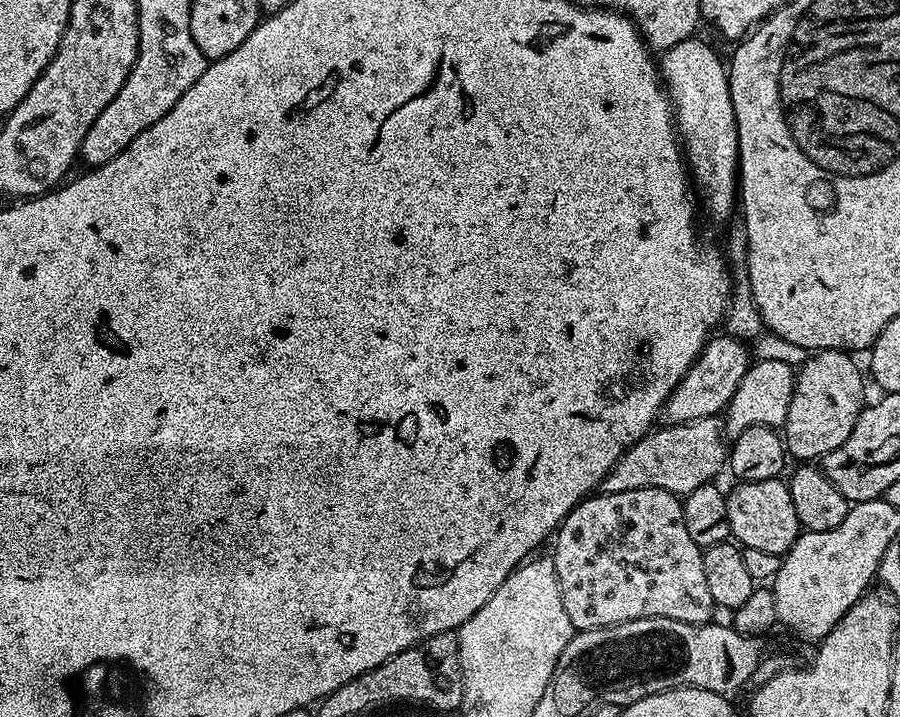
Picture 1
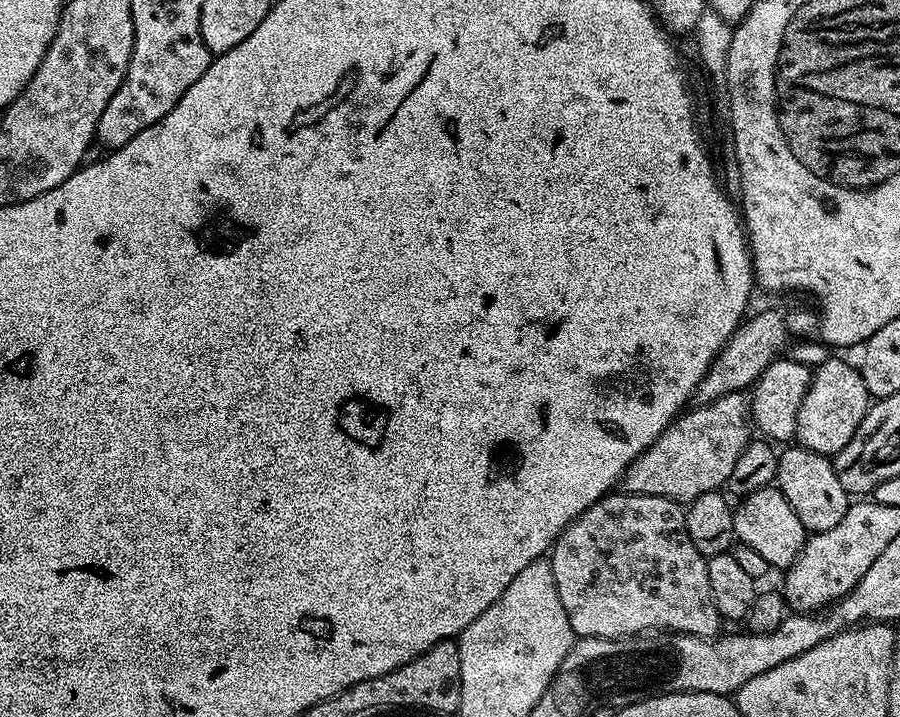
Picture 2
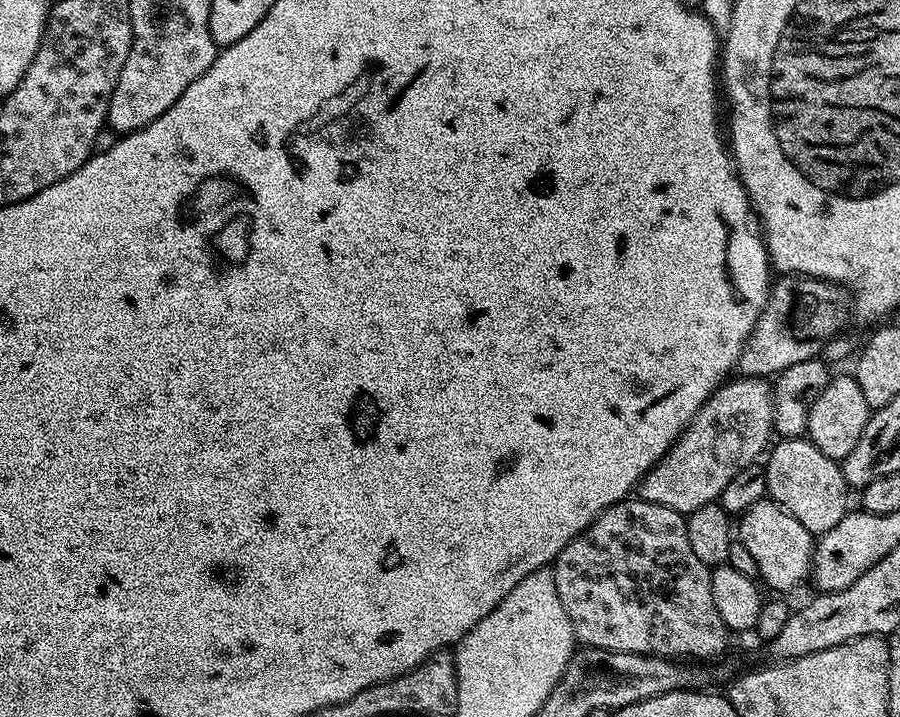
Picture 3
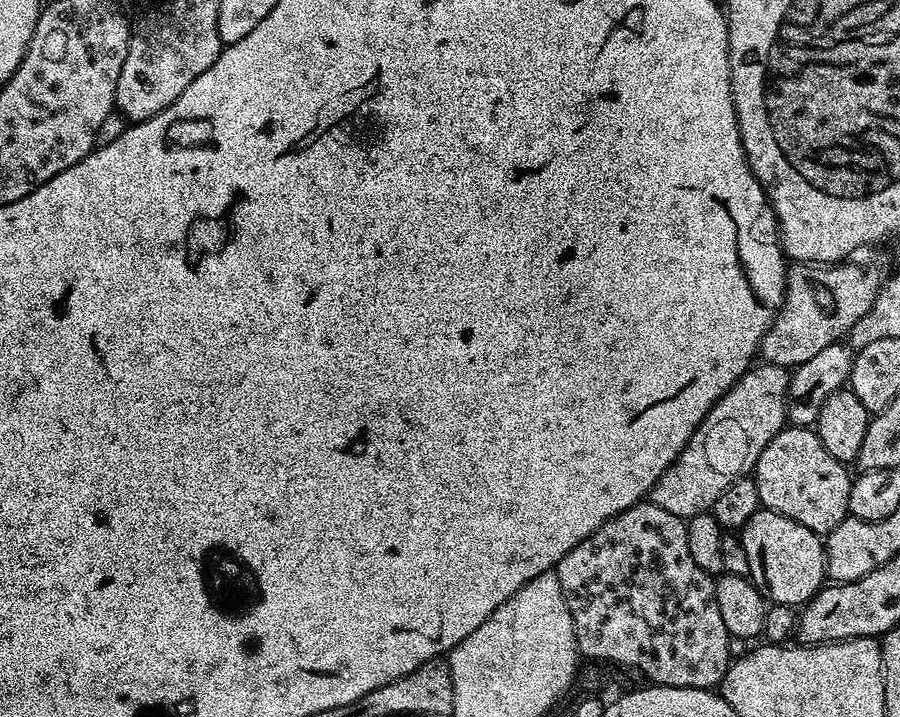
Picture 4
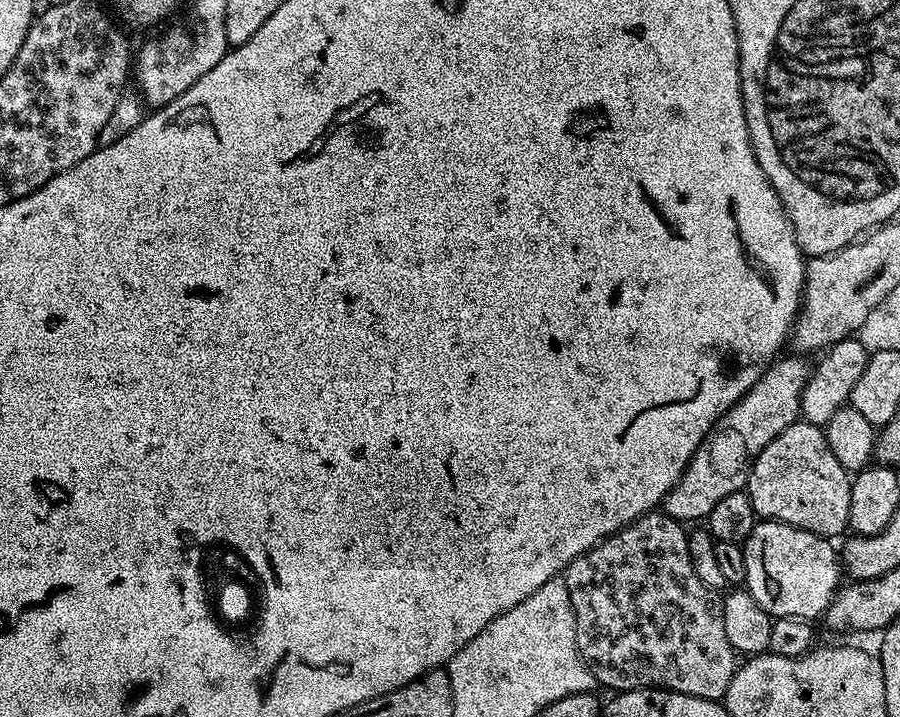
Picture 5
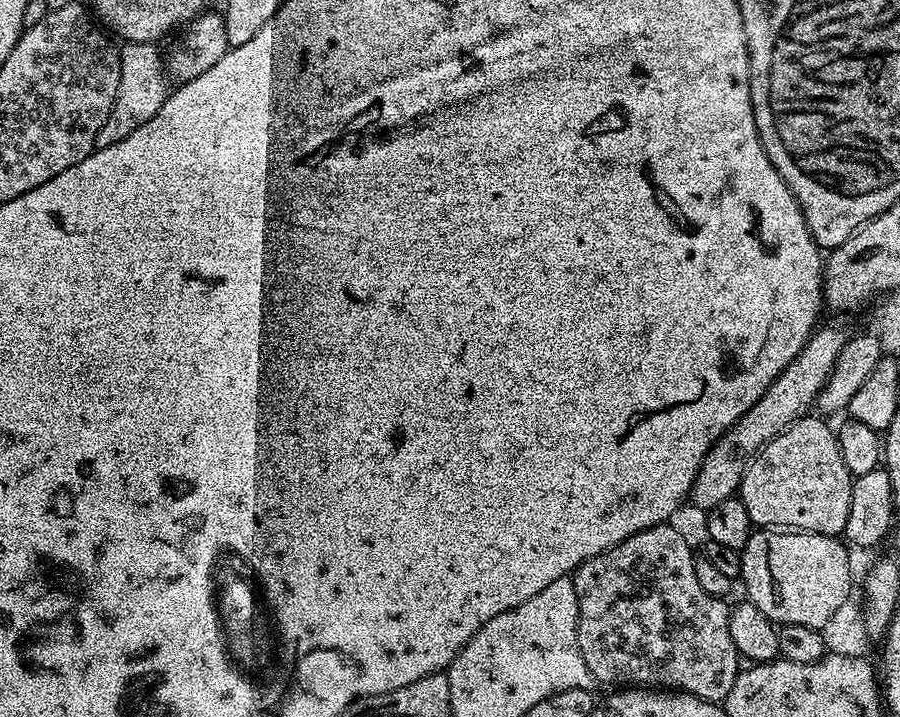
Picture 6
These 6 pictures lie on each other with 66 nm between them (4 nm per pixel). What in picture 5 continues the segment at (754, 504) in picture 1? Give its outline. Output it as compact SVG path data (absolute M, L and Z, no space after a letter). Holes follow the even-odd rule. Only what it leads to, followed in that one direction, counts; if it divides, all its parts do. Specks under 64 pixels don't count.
M760 520L750 530L750 534L744 539L742 545L744 557L746 558L746 578L744 584L746 591L766 610L768 615L775 618L785 616L786 618L802 618L809 622L816 622L827 612L841 587L840 572L842 576L842 560L832 549L833 541L823 536L816 536L801 528L795 528L789 524L783 524L777 520Z

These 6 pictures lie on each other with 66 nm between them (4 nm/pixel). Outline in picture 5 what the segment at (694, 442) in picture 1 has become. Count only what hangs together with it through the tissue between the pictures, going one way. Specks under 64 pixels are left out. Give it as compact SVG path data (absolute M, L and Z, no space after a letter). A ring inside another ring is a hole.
M800 354L781 355L768 365L768 369L754 382L754 386L726 414L722 414L708 436L690 458L679 482L666 494L662 508L681 522L703 521L726 498L726 494L745 491L752 463L762 450L782 430L801 419L800 399L810 375L810 364Z

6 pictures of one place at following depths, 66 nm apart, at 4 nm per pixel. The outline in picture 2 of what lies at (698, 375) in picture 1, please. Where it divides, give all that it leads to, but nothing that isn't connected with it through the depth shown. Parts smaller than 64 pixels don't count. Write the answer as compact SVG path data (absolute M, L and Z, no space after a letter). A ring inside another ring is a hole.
M760 312L756 317L745 319L736 329L733 336L728 339L726 346L717 354L715 362L708 368L702 383L696 388L695 399L700 404L709 404L726 394L744 392L751 389L752 385L760 379L766 366L773 364L785 351L790 328L776 312ZM782 351L783 352L780 352Z

